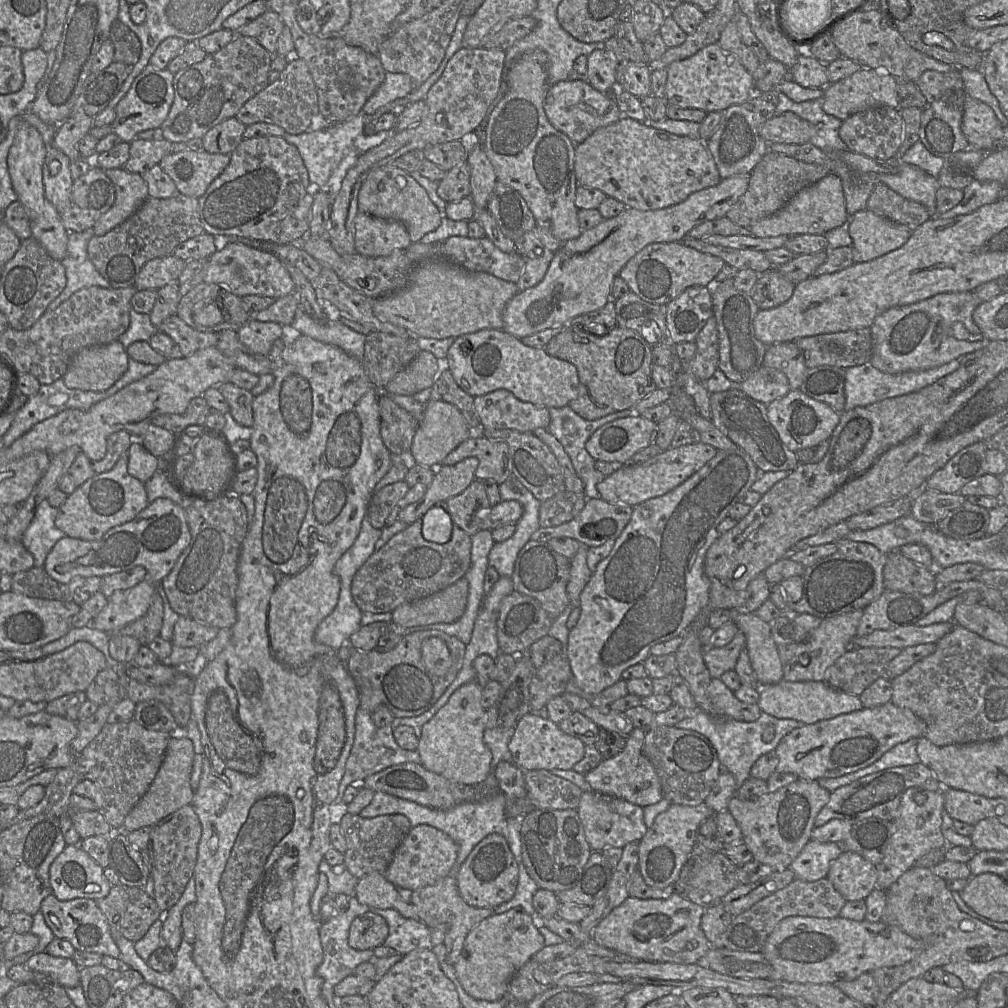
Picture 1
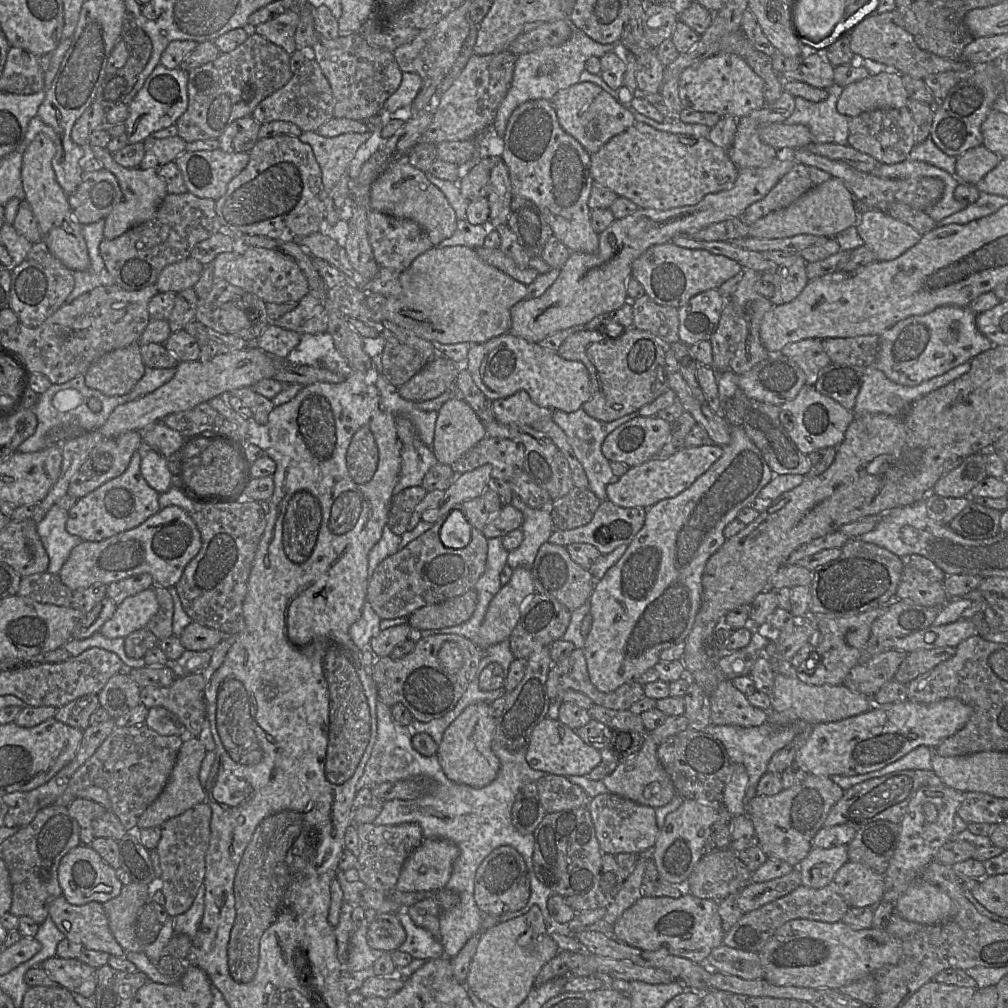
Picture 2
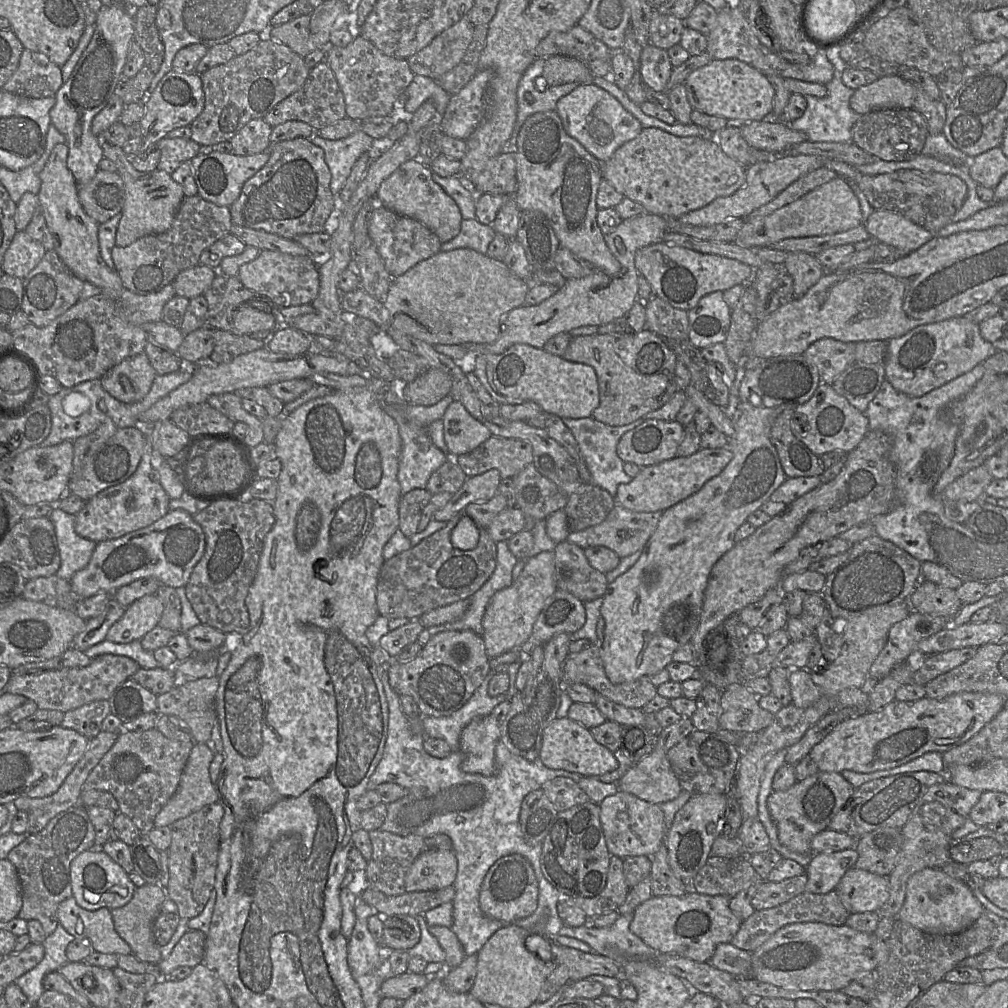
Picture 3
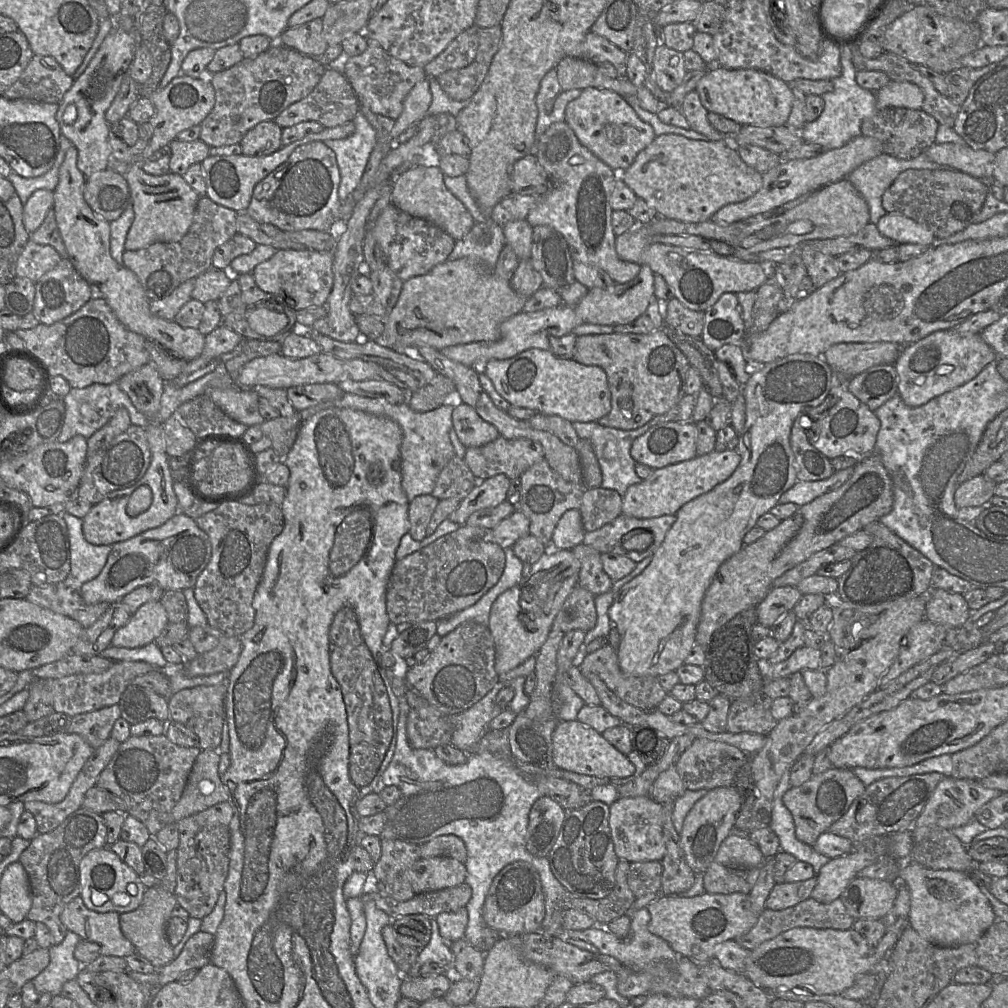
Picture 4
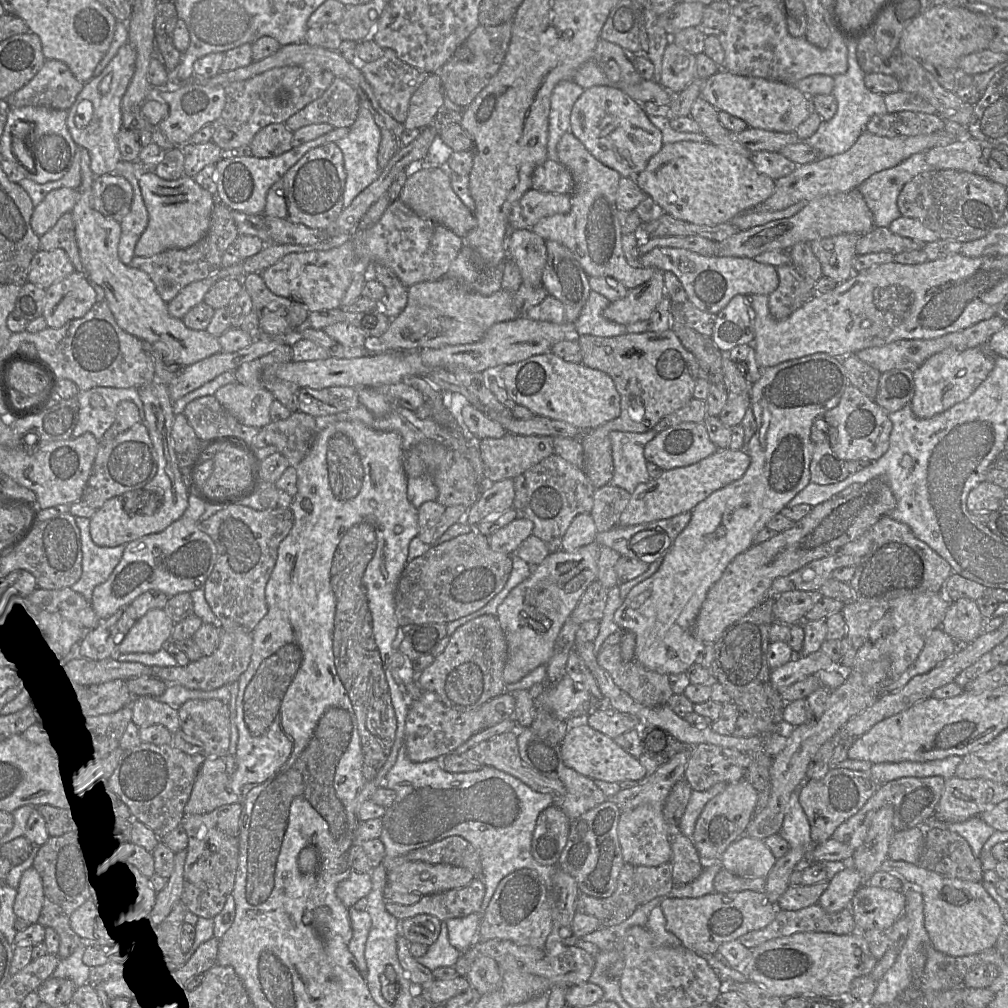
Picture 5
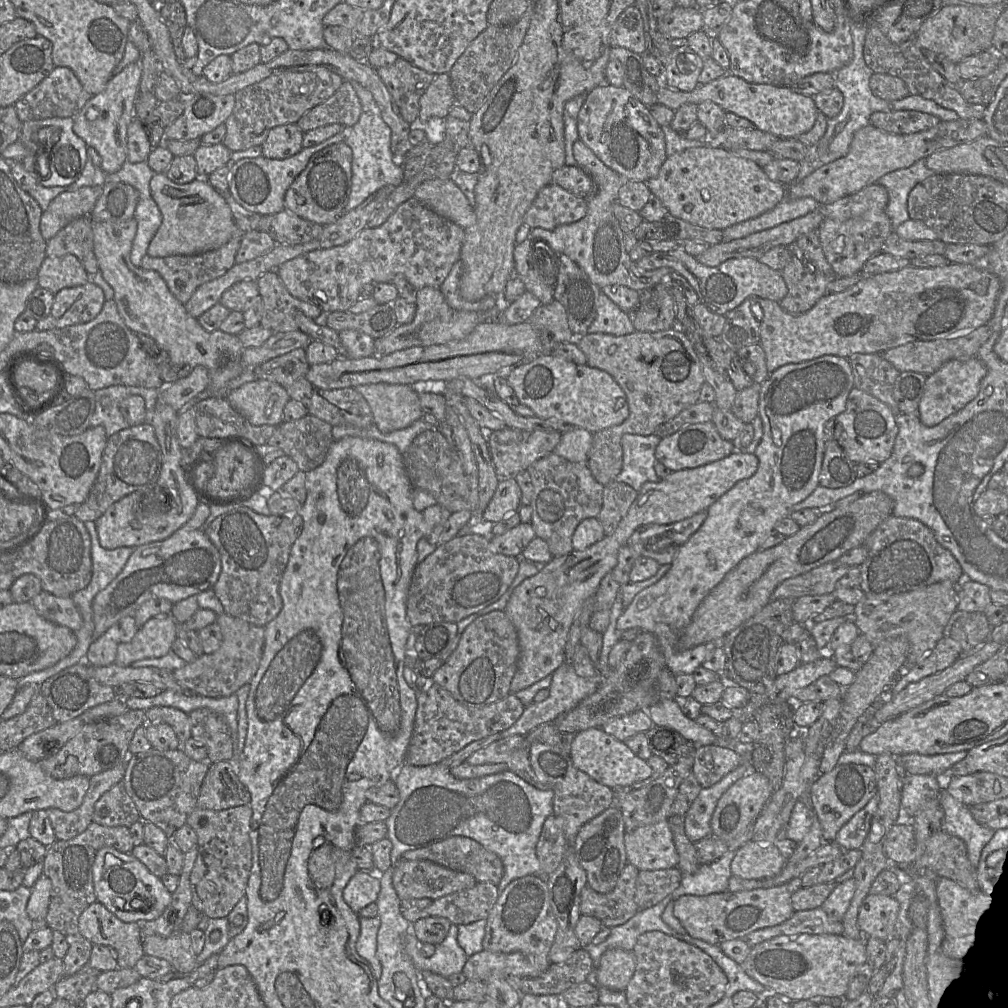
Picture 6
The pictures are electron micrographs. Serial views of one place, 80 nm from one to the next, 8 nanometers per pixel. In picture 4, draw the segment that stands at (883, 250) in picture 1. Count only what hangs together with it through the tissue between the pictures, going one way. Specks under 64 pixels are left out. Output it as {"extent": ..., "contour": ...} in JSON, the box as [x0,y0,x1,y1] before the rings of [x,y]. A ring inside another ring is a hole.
{"extent":[875,212,938,247],"contour":[[[887,212],[875,225],[882,235],[897,244],[920,244],[929,247],[938,238],[928,227],[901,214]]]}

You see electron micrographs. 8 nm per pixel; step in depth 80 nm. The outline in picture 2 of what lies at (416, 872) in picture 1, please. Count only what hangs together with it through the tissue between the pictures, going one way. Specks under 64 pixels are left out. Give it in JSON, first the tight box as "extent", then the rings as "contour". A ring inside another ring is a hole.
{"extent":[396,838,458,892],"contour":[[[425,838],[404,863],[396,889],[402,892],[435,892],[451,877],[458,847],[441,838]]]}

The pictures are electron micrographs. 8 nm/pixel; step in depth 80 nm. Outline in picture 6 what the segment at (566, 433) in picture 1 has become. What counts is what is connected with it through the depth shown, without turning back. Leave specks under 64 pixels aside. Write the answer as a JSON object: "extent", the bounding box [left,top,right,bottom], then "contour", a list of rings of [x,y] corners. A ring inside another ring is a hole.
{"extent":[615,433,661,491],"contour":[[[656,433],[648,436],[624,434],[621,438],[623,450],[622,470],[615,482],[625,483],[639,491],[647,482],[658,482],[654,470],[655,449],[661,438]]]}

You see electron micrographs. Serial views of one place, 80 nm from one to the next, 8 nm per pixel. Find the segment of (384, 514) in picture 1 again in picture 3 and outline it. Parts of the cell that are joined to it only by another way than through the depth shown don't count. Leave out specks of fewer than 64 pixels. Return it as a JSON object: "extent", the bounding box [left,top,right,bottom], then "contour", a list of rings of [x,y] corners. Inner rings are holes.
{"extent":[399,488,432,538],"contour":[[[417,488],[402,495],[399,503],[399,530],[408,538],[418,532],[424,508],[432,494],[427,489]]]}

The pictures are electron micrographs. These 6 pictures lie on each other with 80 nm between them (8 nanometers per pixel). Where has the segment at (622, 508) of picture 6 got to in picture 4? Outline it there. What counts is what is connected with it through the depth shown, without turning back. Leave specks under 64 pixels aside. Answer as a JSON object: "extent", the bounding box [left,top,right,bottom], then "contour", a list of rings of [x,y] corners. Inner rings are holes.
{"extent":[579,487,623,532],"contour":[[[602,487],[585,488],[579,512],[586,532],[595,531],[622,514],[623,496]]]}

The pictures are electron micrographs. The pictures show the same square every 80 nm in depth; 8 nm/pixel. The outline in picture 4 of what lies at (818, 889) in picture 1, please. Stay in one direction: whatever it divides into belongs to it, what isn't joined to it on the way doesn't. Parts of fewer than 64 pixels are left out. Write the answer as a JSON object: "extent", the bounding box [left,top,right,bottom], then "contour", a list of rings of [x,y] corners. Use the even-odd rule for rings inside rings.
{"extent":[734,897,854,951],"contour":[[[812,897],[783,910],[764,909],[758,916],[756,924],[746,933],[734,939],[741,947],[752,951],[765,941],[773,939],[779,934],[796,927],[809,927],[816,929],[852,929],[854,919],[840,899],[830,903],[821,903]]]}

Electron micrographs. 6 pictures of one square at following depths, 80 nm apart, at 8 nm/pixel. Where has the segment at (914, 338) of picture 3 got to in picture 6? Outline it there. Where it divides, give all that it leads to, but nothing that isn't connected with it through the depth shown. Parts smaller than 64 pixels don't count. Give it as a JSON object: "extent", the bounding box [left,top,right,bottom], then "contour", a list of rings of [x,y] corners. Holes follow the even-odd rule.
{"extent":[917,357,987,427],"contour":[[[973,357],[967,361],[950,360],[946,362],[936,372],[926,377],[917,417],[927,427],[938,425],[963,409],[978,395],[981,382],[986,375],[987,368],[978,357]]]}

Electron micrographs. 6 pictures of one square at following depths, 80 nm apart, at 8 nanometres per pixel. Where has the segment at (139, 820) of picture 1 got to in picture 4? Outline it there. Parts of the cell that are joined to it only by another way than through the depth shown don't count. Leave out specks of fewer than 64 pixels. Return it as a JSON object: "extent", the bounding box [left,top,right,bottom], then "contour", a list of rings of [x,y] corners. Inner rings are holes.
{"extent":[172,750,229,822],"contour":[[[201,750],[198,754],[182,796],[172,811],[173,822],[229,801],[227,788],[218,772],[220,754],[217,750]]]}

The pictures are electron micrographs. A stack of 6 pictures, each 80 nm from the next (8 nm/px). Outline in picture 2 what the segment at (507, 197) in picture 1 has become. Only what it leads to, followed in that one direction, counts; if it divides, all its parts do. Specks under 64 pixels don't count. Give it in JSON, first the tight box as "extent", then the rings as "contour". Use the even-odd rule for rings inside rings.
{"extent":[507,195,553,258],"contour":[[[513,195],[507,227],[516,235],[519,245],[532,258],[540,258],[553,232],[539,208],[531,201]]]}

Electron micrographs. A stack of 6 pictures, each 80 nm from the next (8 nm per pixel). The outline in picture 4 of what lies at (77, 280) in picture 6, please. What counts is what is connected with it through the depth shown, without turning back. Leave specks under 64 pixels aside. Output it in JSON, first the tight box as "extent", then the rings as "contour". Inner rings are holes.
{"extent":[16,240,61,282],"contour":[[[30,240],[18,258],[16,276],[36,282],[55,268],[61,259],[53,247],[39,245]]]}

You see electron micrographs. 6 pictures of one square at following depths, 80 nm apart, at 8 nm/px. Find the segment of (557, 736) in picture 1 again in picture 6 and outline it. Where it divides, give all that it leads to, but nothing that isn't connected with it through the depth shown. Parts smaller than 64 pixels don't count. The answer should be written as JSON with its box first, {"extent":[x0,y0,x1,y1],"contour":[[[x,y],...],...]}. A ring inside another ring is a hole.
{"extent":[570,728,652,789],"contour":[[[590,728],[575,734],[570,758],[577,769],[610,788],[629,789],[632,784],[644,781],[652,775],[647,761],[636,756],[623,741],[617,740],[601,728]]]}

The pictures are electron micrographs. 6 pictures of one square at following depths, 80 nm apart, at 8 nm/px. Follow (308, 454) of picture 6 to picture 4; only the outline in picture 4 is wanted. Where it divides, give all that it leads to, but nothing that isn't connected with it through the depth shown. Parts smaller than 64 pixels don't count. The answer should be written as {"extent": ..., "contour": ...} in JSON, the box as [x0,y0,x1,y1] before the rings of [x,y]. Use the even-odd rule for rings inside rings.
{"extent":[242,411,303,459],"contour":[[[295,411],[290,416],[281,415],[275,419],[264,420],[260,425],[249,426],[242,437],[249,444],[267,437],[277,455],[283,459],[292,449],[303,420],[303,415]]]}

